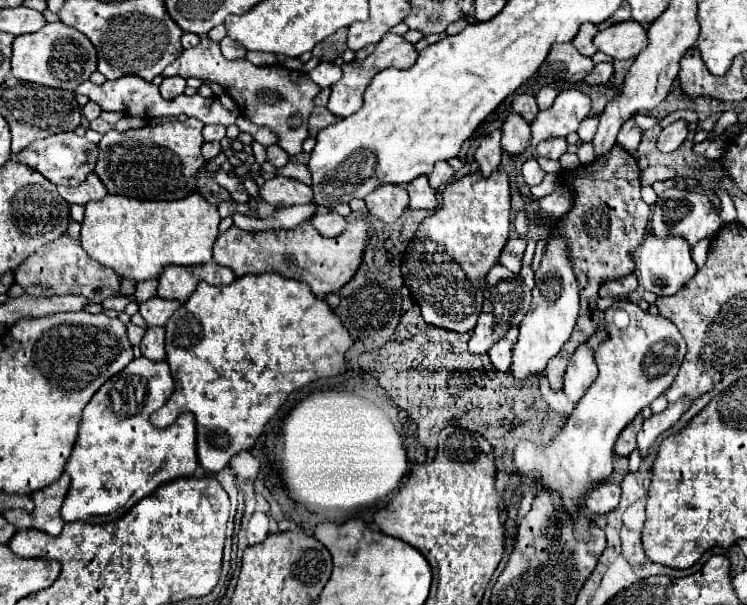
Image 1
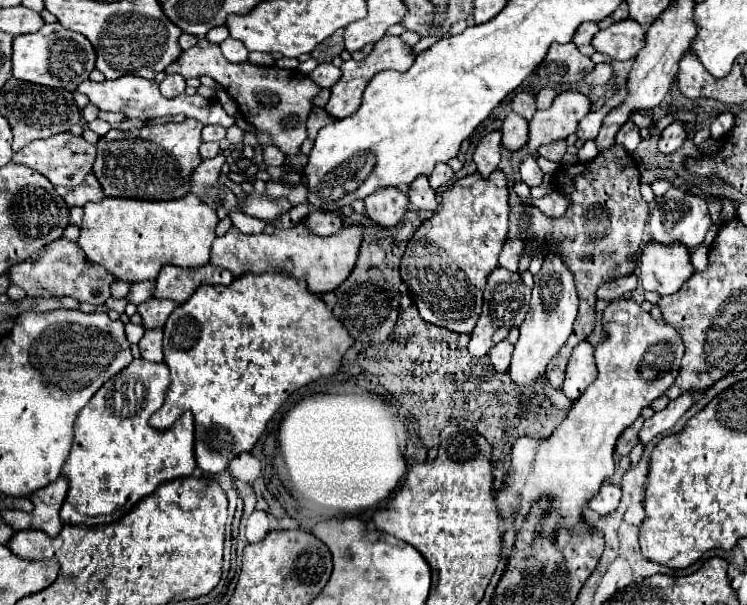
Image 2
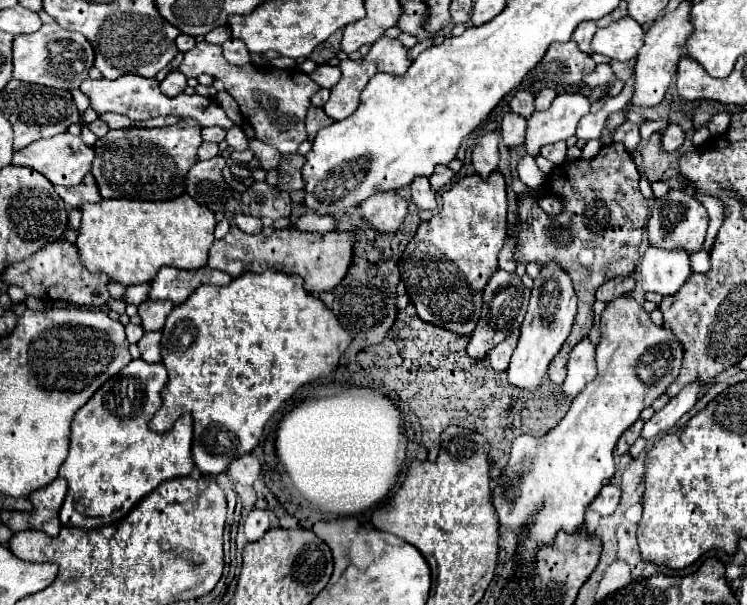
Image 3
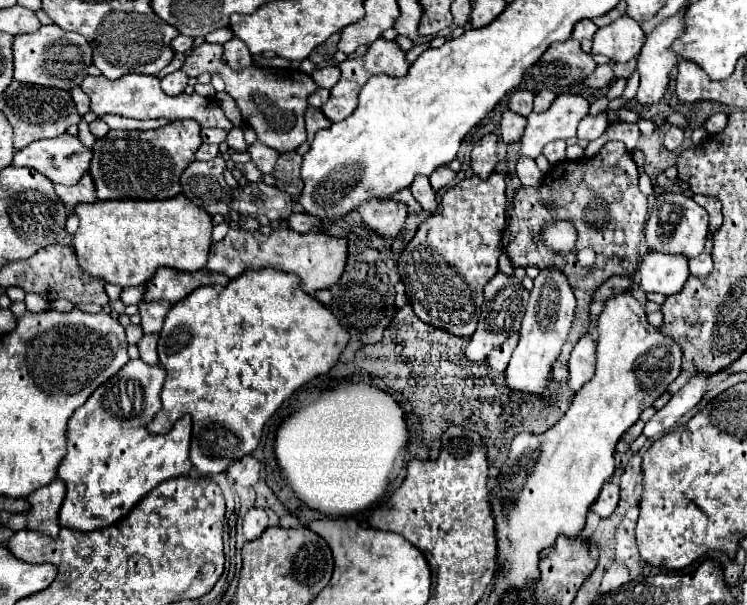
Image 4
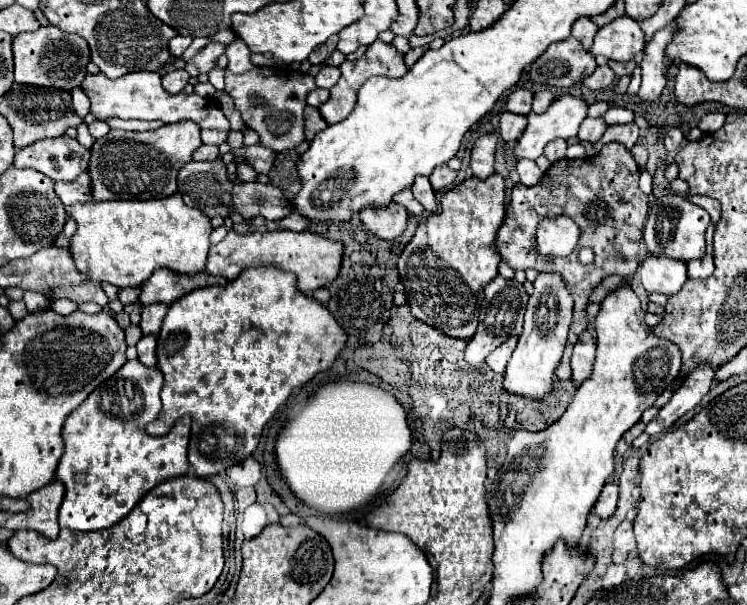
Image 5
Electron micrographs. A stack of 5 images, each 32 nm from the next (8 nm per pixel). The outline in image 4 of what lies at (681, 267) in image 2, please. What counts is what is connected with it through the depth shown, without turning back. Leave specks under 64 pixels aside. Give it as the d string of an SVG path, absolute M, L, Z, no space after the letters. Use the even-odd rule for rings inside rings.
M658 250L646 252L638 272L644 292L660 292L664 296L680 292L690 276L688 258L684 254L668 254Z

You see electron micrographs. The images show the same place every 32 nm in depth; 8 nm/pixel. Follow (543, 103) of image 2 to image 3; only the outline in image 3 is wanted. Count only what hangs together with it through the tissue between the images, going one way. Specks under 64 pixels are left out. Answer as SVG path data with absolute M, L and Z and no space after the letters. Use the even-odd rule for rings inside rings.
M552 88L540 90L538 96L536 96L536 110L548 110L554 98L556 98L556 92Z

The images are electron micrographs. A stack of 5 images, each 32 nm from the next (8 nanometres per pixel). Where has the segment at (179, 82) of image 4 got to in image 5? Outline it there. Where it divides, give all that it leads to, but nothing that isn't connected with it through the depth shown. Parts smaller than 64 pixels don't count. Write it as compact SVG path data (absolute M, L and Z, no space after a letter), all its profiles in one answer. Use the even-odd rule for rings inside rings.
M174 70L174 72L168 72L164 78L162 78L162 86L168 94L180 94L184 90L184 86L188 84L188 72L184 70Z

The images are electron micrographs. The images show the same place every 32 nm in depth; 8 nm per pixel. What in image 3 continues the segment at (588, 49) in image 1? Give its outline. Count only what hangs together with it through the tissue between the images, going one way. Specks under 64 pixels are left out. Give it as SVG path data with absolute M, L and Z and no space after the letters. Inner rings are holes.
M582 22L582 24L574 30L572 40L578 44L578 48L580 48L584 54L592 54L592 52L594 52L594 50L590 48L590 40L592 40L592 36L596 34L596 30L598 30L598 26L596 26L594 22Z

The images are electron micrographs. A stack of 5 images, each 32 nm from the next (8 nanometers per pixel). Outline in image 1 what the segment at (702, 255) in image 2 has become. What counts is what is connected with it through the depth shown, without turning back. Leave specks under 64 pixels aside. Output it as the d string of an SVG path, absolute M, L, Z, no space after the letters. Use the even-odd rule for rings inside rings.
M704 238L704 240L700 240L700 242L692 248L692 258L694 258L694 262L696 262L696 266L698 266L698 268L702 268L702 266L704 266L704 262L706 262L708 246L710 246L710 240L708 240L708 238Z

